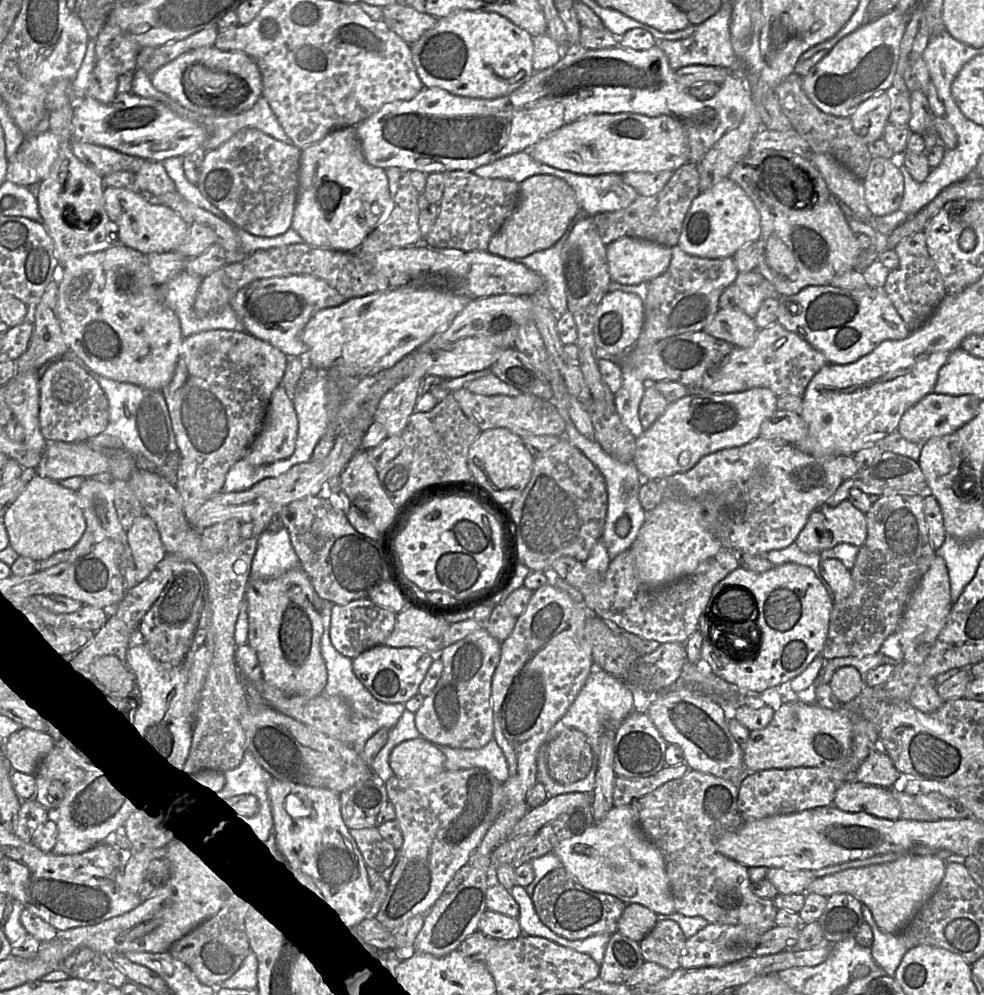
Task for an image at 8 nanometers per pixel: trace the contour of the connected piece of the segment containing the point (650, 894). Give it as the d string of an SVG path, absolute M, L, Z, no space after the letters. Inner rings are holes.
M632 804L613 807L599 822L595 822L583 834L561 841L553 852L567 870L585 888L603 894L609 894L628 904L641 904L656 914L675 913L674 899L671 894L665 861L661 852L642 833L636 808Z

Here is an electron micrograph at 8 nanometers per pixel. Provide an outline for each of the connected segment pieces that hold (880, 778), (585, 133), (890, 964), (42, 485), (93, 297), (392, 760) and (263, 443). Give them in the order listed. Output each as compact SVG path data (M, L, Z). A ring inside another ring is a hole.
M880 747L871 751L853 774L853 779L868 785L889 788L895 786L901 773L888 754Z
M595 114L552 132L529 151L538 162L575 174L622 175L628 172L675 171L688 163L688 142L682 124L670 115Z
M861 906L864 921L871 927L873 943L871 955L873 960L884 970L885 974L894 977L895 972L908 951L900 934L883 932L877 925L868 906Z
M36 474L29 478L24 490L9 507L2 522L6 529L9 547L18 557L27 557L35 563L60 551L70 551L82 537L86 522L75 492Z
M118 242L106 250L76 257L59 268L57 287L56 310L64 341L86 367L100 376L147 389L163 390L170 383L183 337L179 318L162 301L146 255ZM129 270L137 287L120 292Z
M423 738L398 744L390 753L389 764L399 779L424 784L445 769L439 747Z
M278 386L269 402L261 432L247 449L244 459L252 466L262 466L290 457L296 445L298 419L292 399L283 386Z

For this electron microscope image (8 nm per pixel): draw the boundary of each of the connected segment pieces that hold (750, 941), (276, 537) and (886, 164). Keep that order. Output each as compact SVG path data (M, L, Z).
M709 923L699 932L688 938L681 951L681 968L702 968L723 966L751 957L760 939L758 932L744 925L721 925Z
M285 527L276 532L263 531L257 537L257 547L251 563L251 578L276 578L300 567Z
M873 157L863 180L864 196L875 217L895 212L902 201L904 178L890 159Z

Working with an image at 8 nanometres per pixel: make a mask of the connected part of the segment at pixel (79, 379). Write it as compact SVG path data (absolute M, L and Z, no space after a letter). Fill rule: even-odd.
M61 357L39 379L38 420L46 442L86 442L105 432L109 403L98 381L84 367L73 358Z

